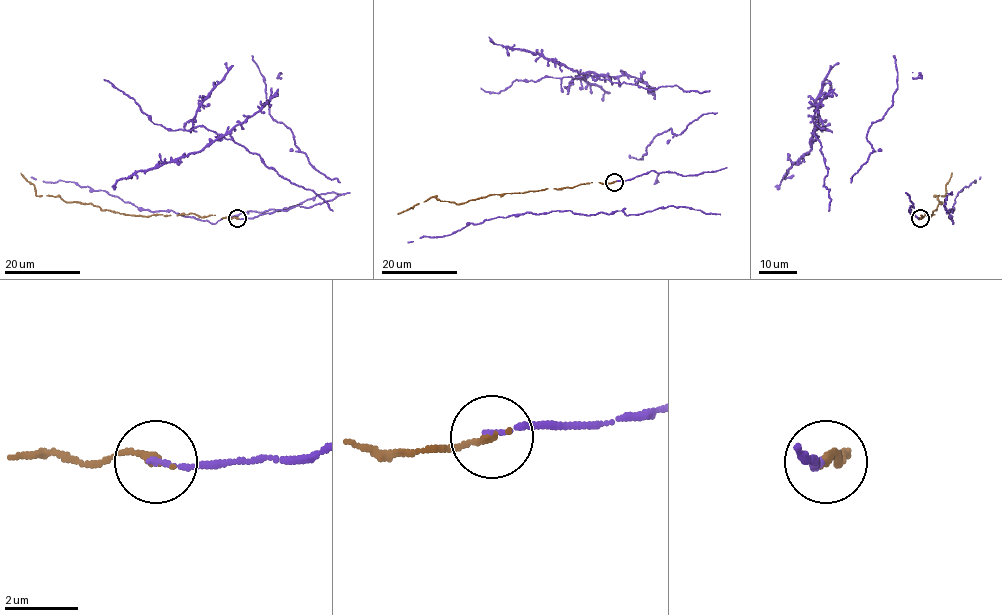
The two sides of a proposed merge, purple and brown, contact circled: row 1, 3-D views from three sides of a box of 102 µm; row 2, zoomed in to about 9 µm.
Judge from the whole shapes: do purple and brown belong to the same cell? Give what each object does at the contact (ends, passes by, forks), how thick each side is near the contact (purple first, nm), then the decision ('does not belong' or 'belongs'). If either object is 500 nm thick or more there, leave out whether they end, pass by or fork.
purple ends | brown ends | 130/200 nm | belongs

